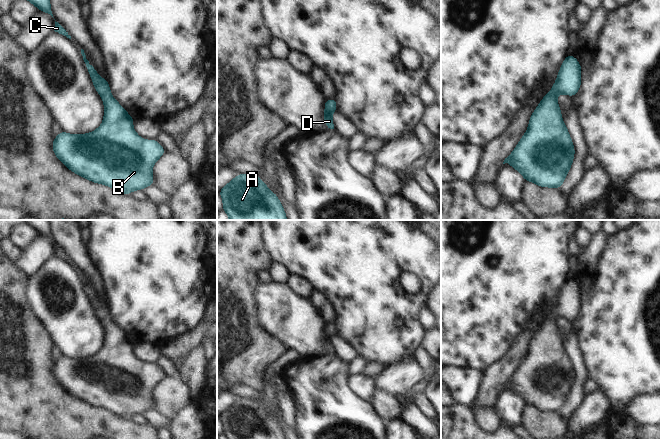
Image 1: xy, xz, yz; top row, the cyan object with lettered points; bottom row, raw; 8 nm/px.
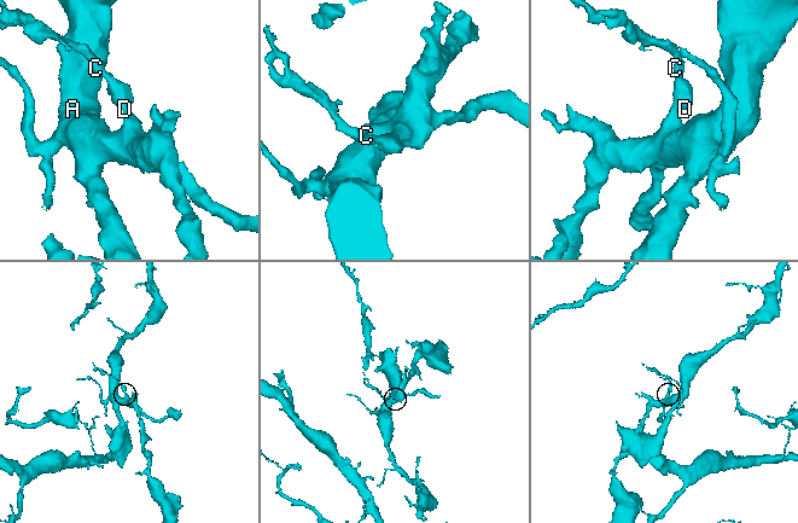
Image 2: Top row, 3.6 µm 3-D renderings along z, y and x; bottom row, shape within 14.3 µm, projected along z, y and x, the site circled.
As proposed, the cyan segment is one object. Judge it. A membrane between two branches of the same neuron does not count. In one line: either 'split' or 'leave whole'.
leave whole

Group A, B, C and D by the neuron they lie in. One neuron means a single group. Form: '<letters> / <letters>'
A B C D

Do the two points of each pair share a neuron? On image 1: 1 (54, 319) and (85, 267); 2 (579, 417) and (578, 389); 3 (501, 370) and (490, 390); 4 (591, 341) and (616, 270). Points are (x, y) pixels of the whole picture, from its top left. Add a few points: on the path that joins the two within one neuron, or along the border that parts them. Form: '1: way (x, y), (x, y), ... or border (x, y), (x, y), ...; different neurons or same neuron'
1: border (71, 262), (82, 272); different neurons
2: border (587, 390), (582, 403), (567, 424); different neurons
3: way (496, 375), (491, 385); same neuron
4: way (609, 323), (616, 316), (616, 288); same neuron

